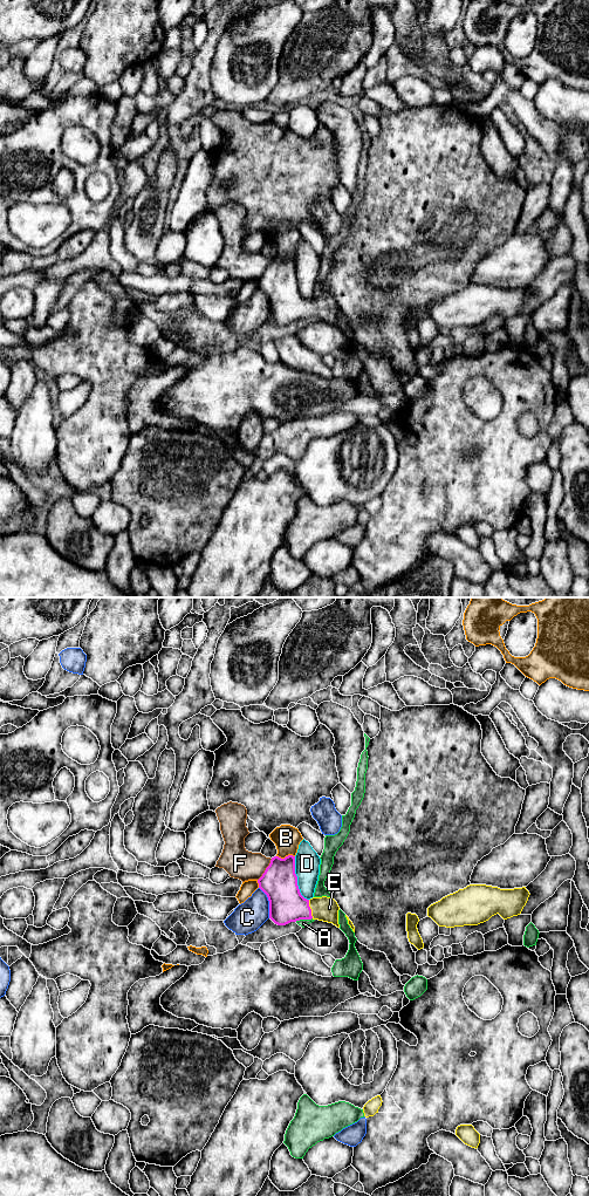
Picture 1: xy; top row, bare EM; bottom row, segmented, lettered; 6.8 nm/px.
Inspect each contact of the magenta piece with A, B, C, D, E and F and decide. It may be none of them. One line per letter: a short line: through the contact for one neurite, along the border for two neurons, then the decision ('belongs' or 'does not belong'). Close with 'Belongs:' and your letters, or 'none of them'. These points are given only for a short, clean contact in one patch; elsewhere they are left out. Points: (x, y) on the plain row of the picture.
A: does not belong
B: does not belong
C: does not belong
D: does not belong
E: line xy (286, 303), (292, 307), (310, 309), (326, 309); belongs
F: does not belong
Belongs: E

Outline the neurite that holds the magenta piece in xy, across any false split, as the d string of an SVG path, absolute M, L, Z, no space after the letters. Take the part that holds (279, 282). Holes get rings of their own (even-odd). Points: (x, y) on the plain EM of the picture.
M295 257L272 258L258 283L268 298L269 319L275 324L286 326L290 322L313 319L340 328L340 307L333 298L307 300L301 295L295 274Z

